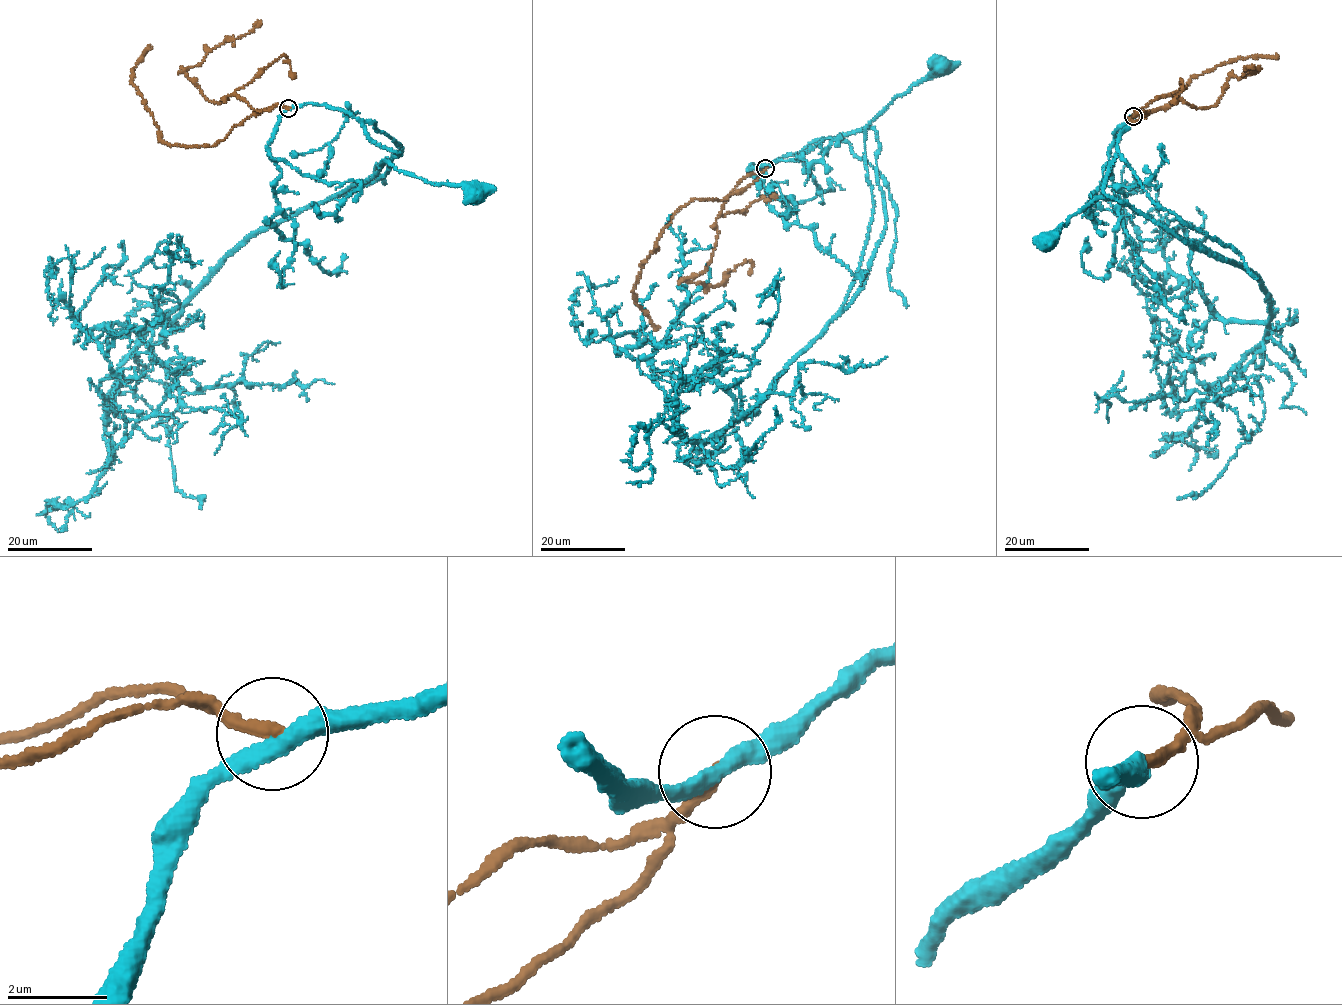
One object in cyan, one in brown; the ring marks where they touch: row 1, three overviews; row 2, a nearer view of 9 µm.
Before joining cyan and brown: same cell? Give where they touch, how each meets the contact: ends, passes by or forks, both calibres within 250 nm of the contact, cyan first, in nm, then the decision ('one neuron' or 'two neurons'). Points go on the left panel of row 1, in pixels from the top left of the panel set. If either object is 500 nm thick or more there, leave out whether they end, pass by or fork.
(288, 108) | cyan passes by | brown ends | 360/260 nm | two neurons

